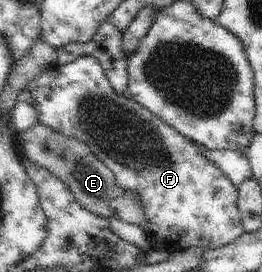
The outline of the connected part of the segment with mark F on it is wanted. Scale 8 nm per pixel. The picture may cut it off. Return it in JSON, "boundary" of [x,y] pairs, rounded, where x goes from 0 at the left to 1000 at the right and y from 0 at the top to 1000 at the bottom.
{"boundary":[[[309,206],[260,235],[202,232],[176,261],[156,257],[92,320],[95,338],[122,346],[137,452],[176,460],[252,507],[328,526],[347,563],[420,614],[447,680],[469,688],[481,713],[523,713],[531,699],[557,790],[557,820],[531,835],[565,864],[569,915],[679,923],[737,904],[821,915],[927,860],[924,790],[905,757],[908,688],[824,599],[771,566],[763,529],[637,460],[496,353],[439,338],[393,257],[359,206]]]}

